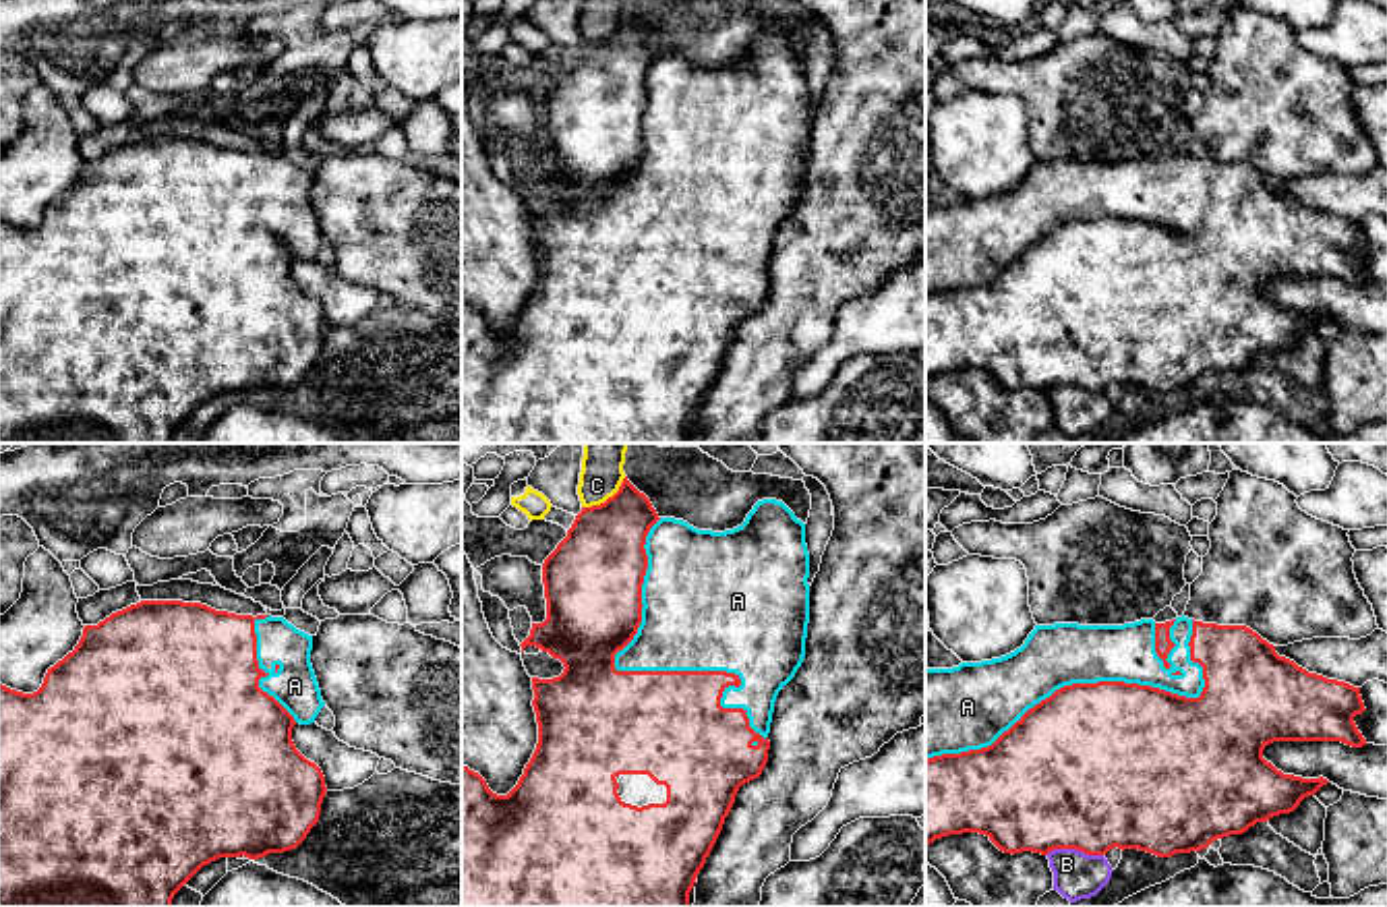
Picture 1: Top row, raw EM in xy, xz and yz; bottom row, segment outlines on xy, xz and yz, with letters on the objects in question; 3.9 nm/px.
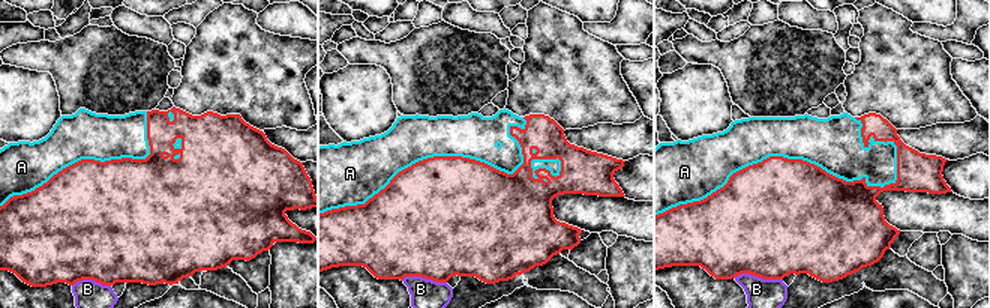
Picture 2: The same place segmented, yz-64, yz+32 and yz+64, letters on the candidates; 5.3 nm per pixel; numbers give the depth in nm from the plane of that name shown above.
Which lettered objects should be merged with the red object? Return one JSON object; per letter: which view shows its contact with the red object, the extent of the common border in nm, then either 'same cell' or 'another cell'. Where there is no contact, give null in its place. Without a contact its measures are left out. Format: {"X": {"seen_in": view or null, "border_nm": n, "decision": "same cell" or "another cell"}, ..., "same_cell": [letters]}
{"A": {"seen_in": "xz", "border_nm": 950, "decision": "same cell"}, "B": {"seen_in": "yz", "border_nm": 220, "decision": "another cell"}, "C": {"seen_in": "xz", "border_nm": 220, "decision": "another cell"}, "same_cell": ["A"]}

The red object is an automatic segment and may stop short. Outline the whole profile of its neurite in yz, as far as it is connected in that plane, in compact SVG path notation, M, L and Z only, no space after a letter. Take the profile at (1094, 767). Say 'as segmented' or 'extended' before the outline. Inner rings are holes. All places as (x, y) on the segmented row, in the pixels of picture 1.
extended; M1176 617L1165 623L1141 619L1124 625L1035 625L1025 644L1014 652L981 661L961 663L952 669L925 669L925 845L948 835L985 835L1004 853L1033 851L1047 855L1054 849L1076 849L1087 855L1105 855L1110 849L1139 849L1157 857L1207 849L1213 841L1242 835L1257 822L1294 812L1300 801L1315 795L1329 781L1283 774L1263 758L1273 741L1341 741L1352 748L1366 745L1354 716L1362 714L1360 687L1346 681L1308 673L1294 661L1279 656L1275 646L1246 625L1203 623Z

